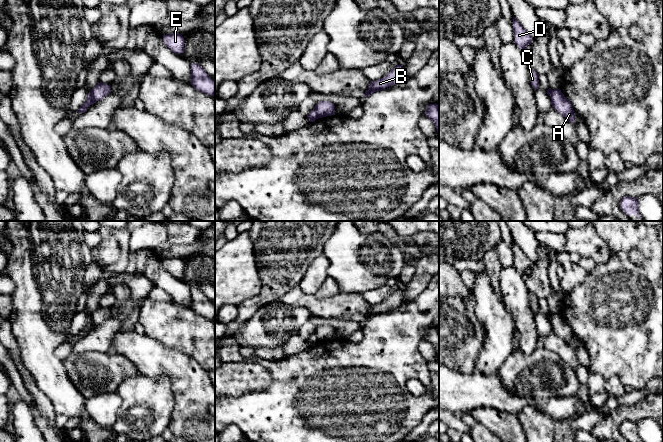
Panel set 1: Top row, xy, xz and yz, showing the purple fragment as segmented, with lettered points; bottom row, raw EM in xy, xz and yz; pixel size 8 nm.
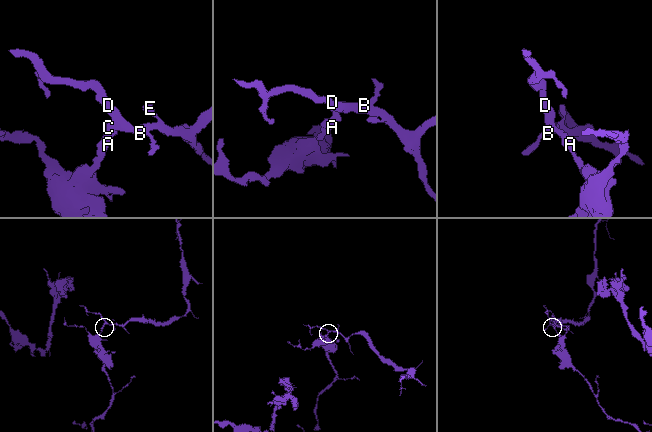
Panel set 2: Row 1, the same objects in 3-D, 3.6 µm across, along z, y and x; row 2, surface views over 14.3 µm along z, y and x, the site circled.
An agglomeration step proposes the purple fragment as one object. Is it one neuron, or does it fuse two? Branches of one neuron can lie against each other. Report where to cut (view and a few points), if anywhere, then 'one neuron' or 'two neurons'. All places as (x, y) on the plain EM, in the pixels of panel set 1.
cut xy (90, 314), (95, 325); two neurons

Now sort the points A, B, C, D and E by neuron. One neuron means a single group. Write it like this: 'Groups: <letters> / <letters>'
Groups: A / B C D E

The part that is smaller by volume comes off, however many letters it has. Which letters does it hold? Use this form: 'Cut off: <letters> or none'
Cut off: B, C, D, E

